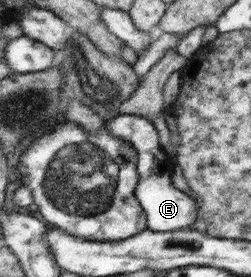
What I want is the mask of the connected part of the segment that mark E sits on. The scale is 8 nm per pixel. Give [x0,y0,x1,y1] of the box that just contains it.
[105,115,199,232]

